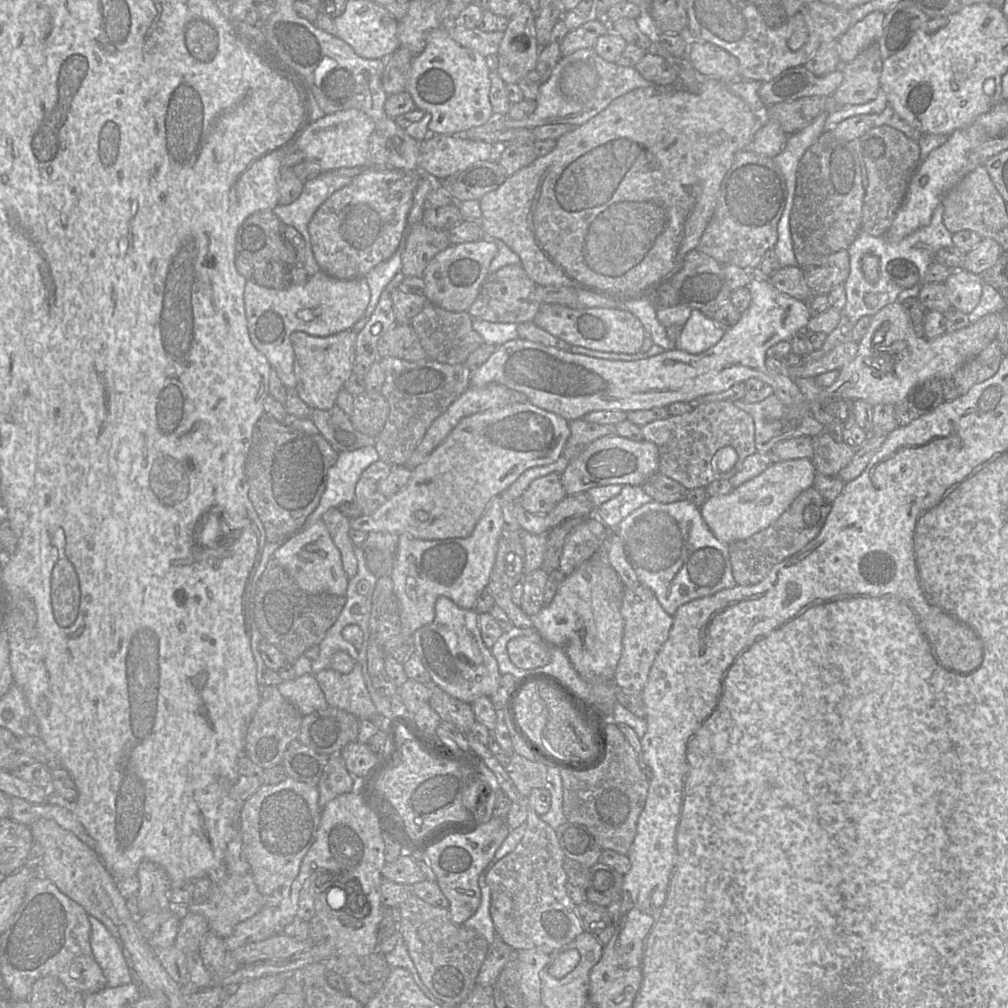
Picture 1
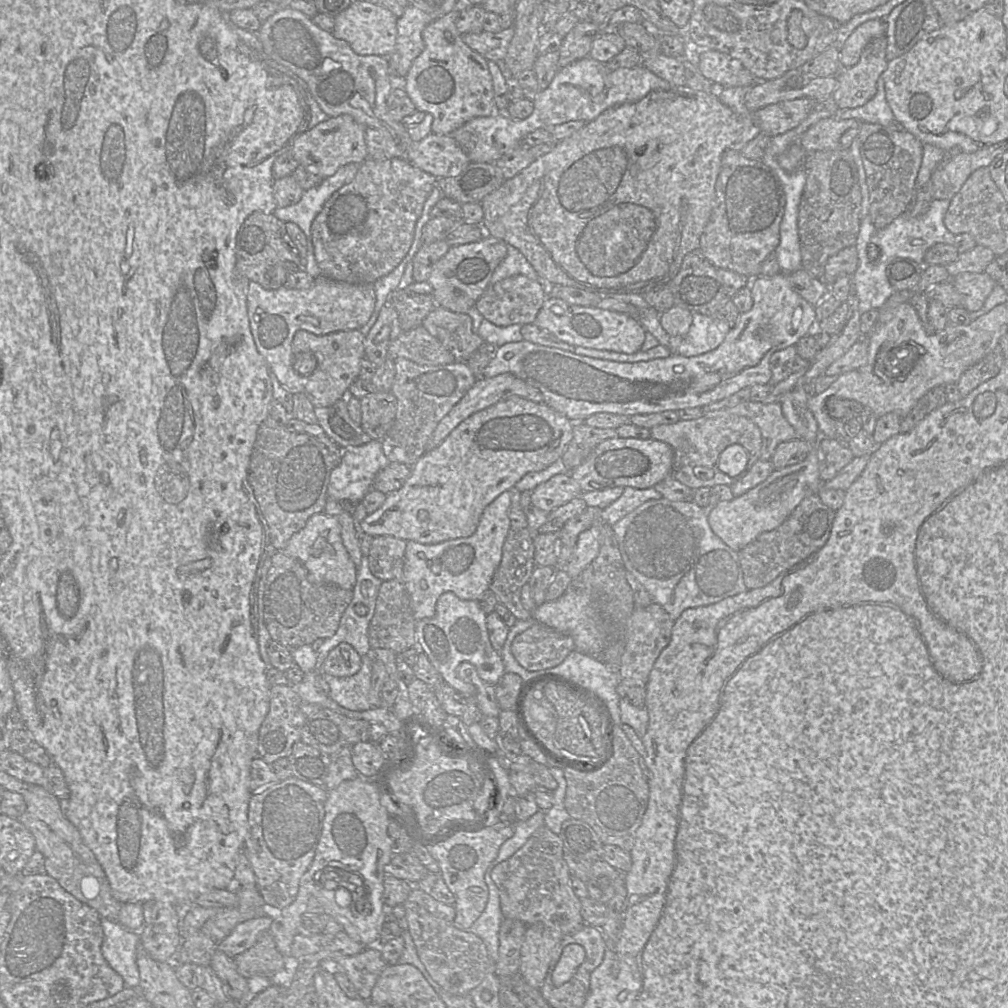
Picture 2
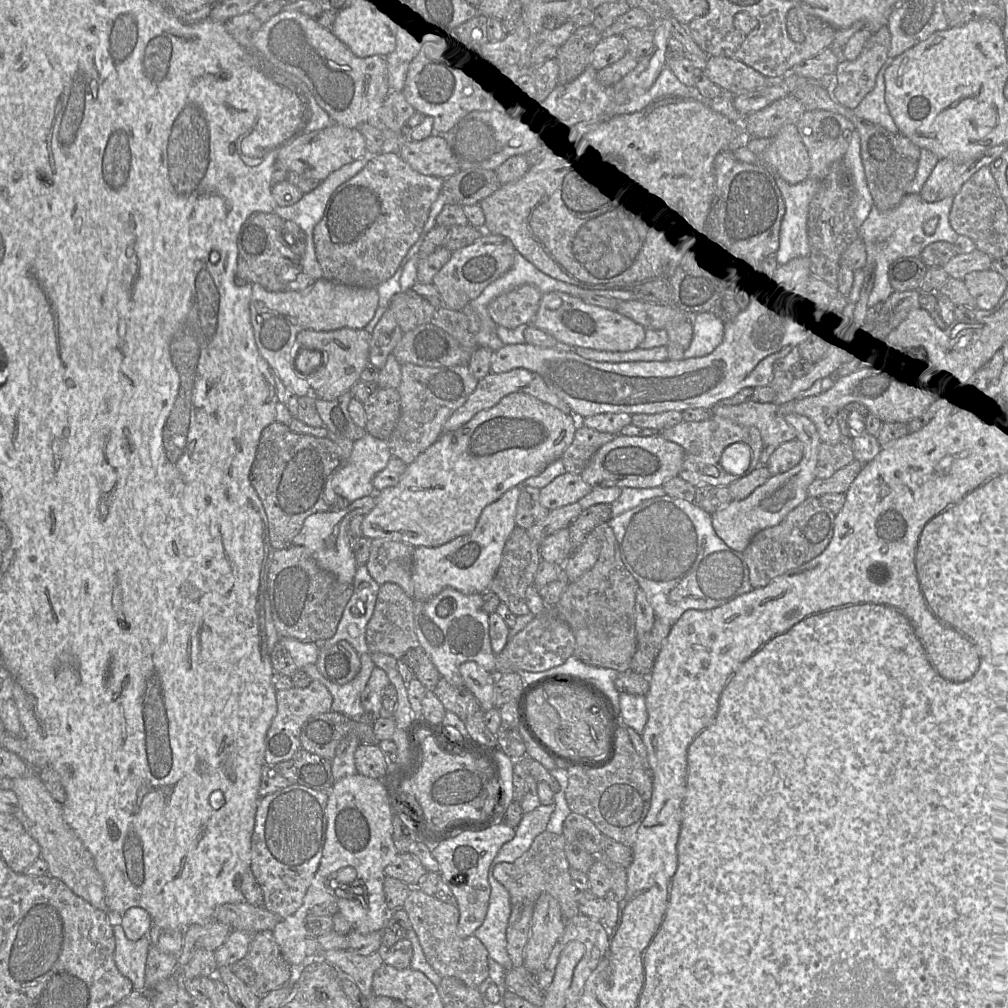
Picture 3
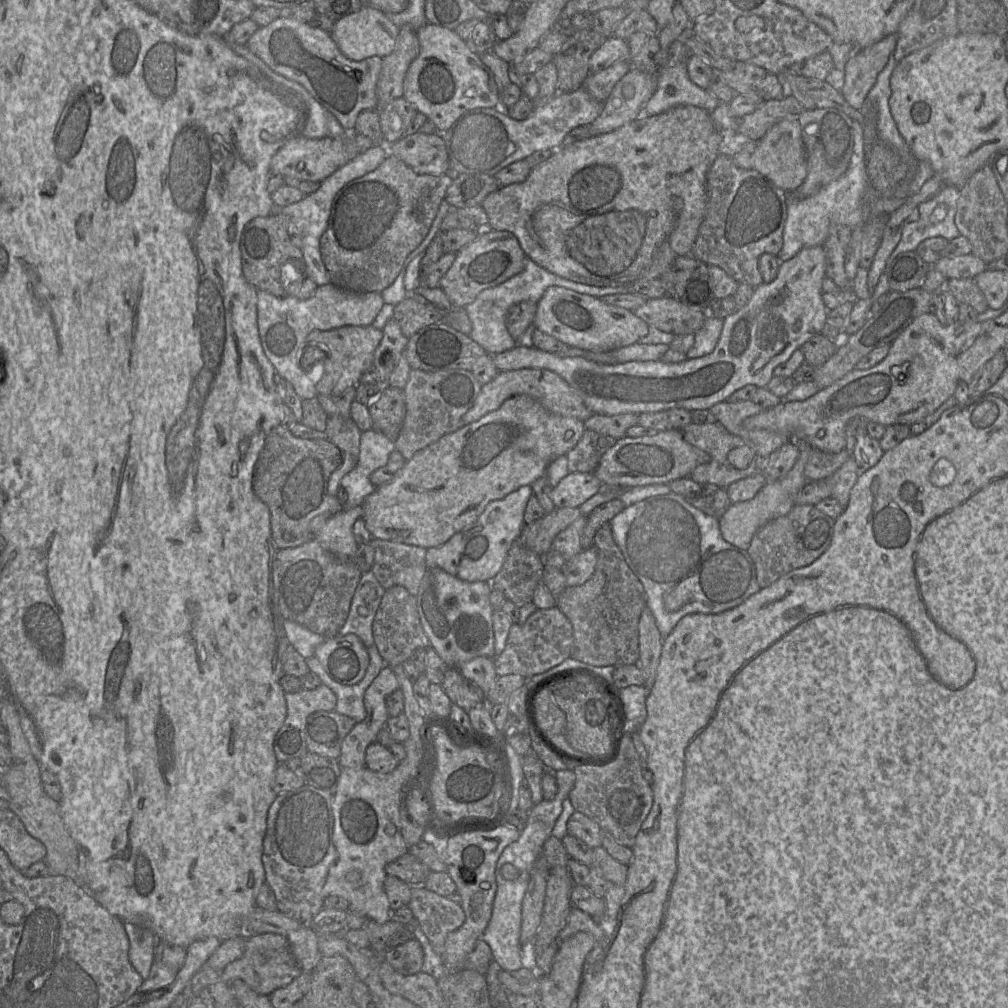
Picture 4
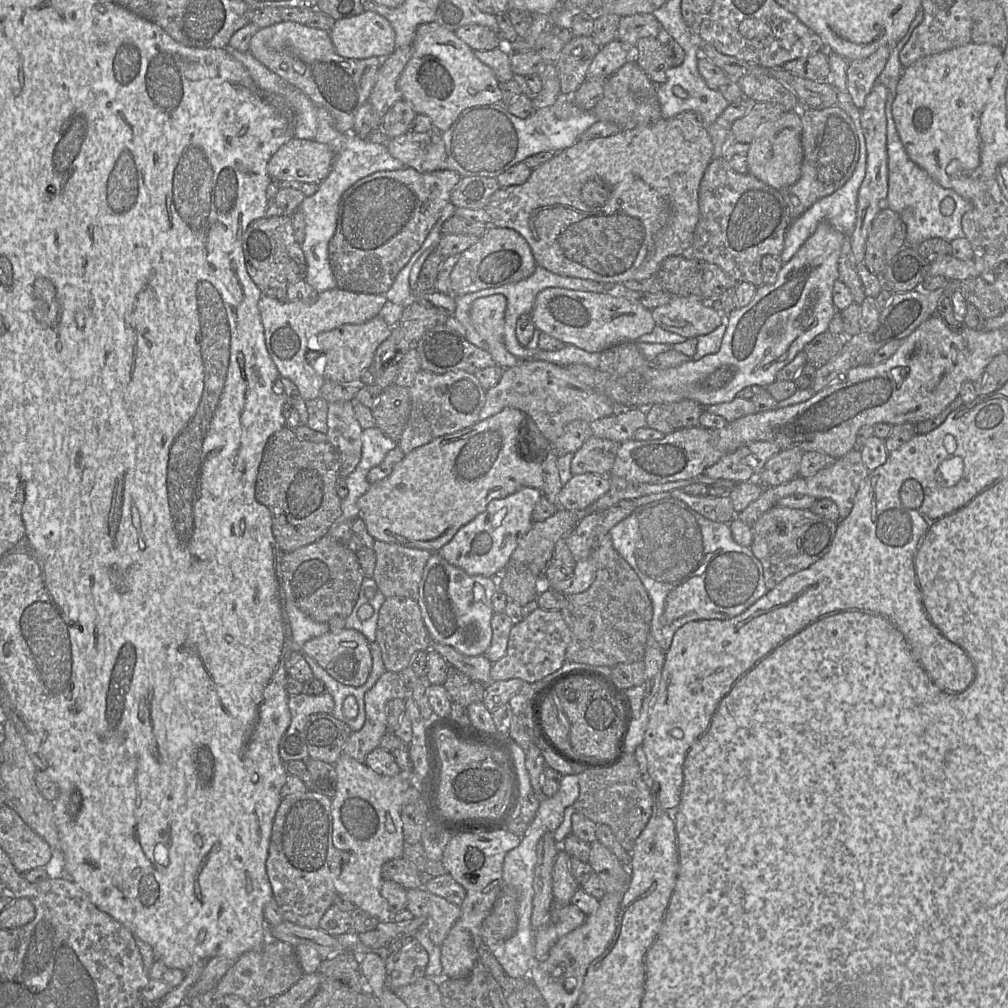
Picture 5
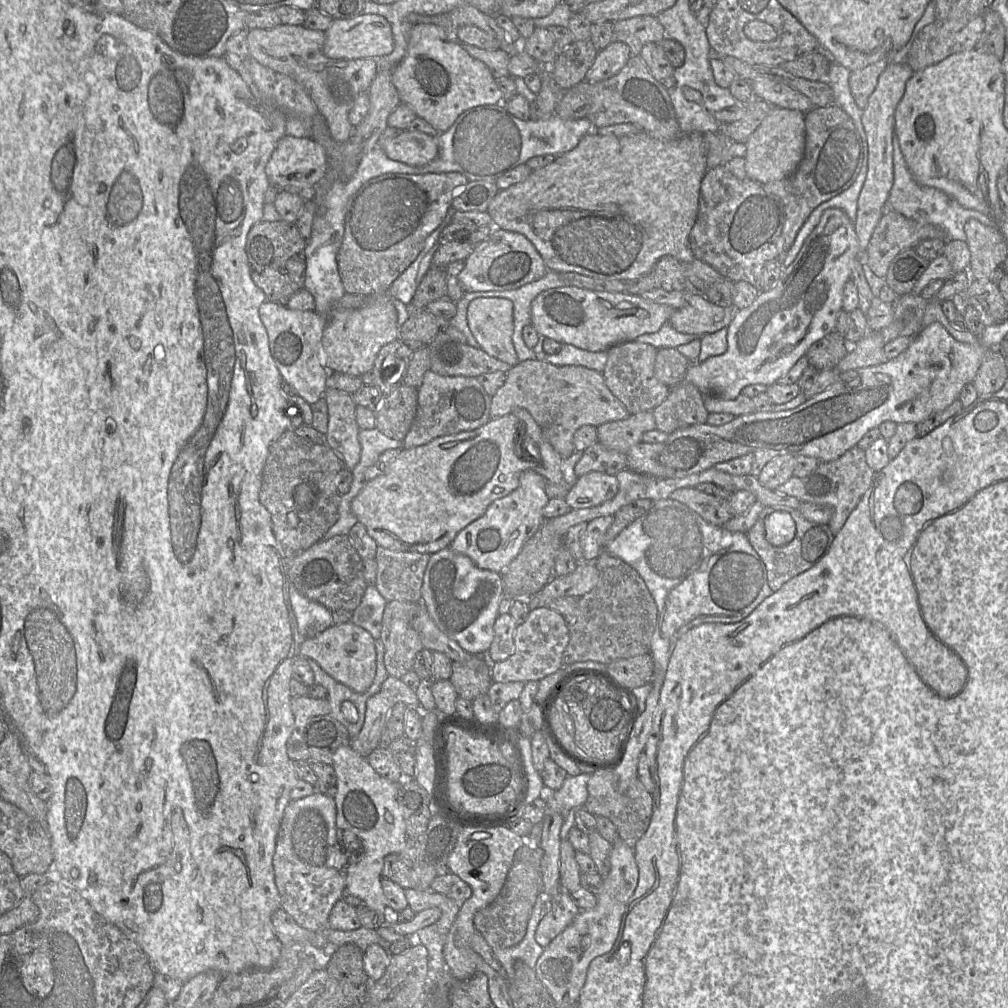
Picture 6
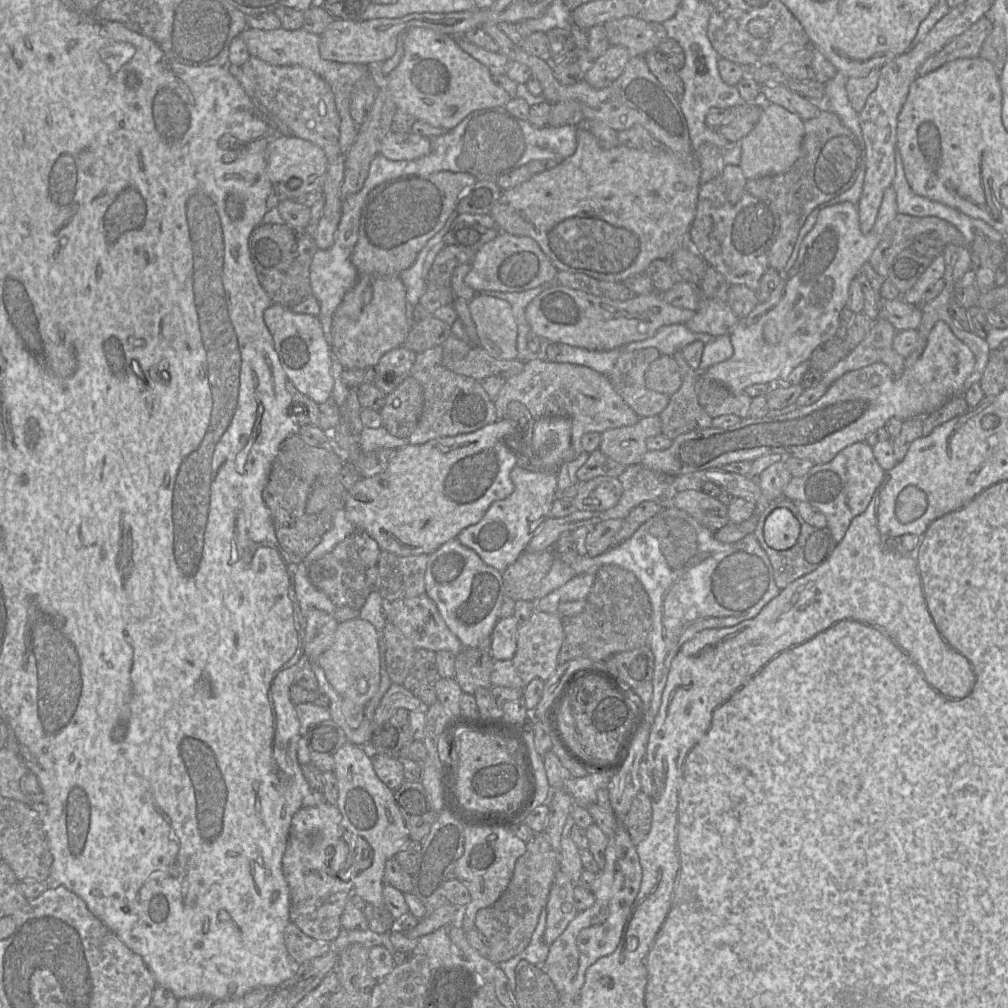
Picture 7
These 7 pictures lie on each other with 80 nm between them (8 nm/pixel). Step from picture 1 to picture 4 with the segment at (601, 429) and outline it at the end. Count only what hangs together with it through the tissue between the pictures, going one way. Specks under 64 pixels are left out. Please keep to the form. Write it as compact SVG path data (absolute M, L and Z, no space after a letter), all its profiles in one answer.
M586 429L577 445L566 454L568 471L593 473L602 455L617 441L614 437Z

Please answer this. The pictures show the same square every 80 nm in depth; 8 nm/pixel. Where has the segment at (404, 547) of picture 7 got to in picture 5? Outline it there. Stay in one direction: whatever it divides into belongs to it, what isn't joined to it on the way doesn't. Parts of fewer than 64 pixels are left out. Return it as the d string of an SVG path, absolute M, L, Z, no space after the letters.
M506 407L468 428L440 436L405 454L389 476L370 484L366 493L358 499L359 517L363 519L368 533L375 540L436 552L462 526L484 512L490 501L506 498L523 487L541 490L543 470L537 460L541 457L541 452L530 444L528 450L519 449L518 442L526 417L522 411Z

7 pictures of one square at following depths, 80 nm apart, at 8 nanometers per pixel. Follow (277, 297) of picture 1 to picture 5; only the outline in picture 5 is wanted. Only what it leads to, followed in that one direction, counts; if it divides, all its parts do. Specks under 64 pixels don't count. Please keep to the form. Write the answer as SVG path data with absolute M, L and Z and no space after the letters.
M338 288L326 290L319 294L318 299L311 305L302 302L278 301L266 295L262 295L258 301L261 322L264 328L264 337L267 351L276 365L280 377L290 379L298 388L300 395L305 401L313 400L320 396L321 387L325 378L320 375L311 365L313 356L313 340L308 349L309 339L320 333L331 331L344 324L362 324L380 313L387 299L383 294L362 294L340 290Z

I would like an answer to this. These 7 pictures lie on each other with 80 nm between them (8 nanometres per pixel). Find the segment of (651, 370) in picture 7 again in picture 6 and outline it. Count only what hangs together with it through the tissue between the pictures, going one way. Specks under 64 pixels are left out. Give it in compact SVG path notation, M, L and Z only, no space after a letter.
M676 348L658 349L654 373L661 383L668 388L674 388L684 381L689 363L689 359Z

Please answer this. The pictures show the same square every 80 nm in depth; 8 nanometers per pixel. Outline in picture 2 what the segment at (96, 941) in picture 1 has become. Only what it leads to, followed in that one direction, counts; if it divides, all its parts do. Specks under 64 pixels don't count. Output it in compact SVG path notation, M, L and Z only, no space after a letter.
M101 918L104 939L102 955L109 966L124 980L125 987L138 988L140 983L137 953L140 935L120 923Z

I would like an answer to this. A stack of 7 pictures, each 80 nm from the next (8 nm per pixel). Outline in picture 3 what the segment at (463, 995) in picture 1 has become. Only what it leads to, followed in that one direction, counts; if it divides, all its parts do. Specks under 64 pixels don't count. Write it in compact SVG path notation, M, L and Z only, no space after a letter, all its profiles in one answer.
M411 889L406 898L404 910L407 912L412 928L418 936L427 962L442 978L454 977L469 987L478 988L489 973L489 953L475 935L460 938L457 935L459 910L420 889Z

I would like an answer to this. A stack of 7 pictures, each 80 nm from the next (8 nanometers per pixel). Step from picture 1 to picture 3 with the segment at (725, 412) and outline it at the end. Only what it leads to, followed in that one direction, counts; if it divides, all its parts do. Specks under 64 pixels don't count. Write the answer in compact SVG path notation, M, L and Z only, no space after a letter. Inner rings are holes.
M712 415L705 421L685 422L658 432L665 439L680 445L684 449L684 460L679 477L695 487L712 485L714 487L729 486L731 483L747 476L760 465L762 438L760 431L753 426L739 425L729 419ZM733 443L745 443L751 449L751 462L746 471L741 474L730 474L721 465L723 451Z

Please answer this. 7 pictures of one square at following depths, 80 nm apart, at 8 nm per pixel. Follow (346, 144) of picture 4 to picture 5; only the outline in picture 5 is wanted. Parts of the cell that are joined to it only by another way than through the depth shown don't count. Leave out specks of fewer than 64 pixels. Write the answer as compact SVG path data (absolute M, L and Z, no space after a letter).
M293 138L270 158L267 171L277 182L294 180L304 183L322 182L334 162L332 150L313 140Z

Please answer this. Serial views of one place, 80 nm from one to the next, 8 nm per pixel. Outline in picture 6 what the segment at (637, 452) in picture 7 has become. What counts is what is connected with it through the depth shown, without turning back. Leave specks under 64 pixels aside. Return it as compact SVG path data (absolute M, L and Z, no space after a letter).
M652 411L629 415L626 419L607 422L597 428L598 442L609 449L627 453L634 445L642 442L645 432L656 429Z

